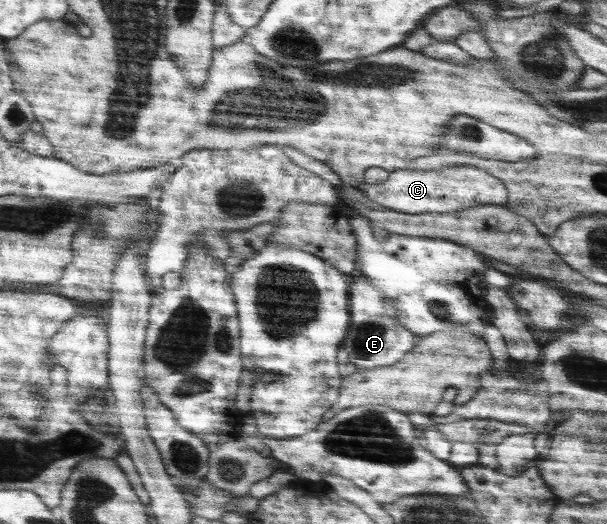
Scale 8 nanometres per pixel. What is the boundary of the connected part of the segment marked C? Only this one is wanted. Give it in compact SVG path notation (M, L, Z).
M451 165L440 169L395 169L379 184L362 182L361 190L373 202L407 214L455 212L484 204L506 206L508 190L485 169L469 165Z

